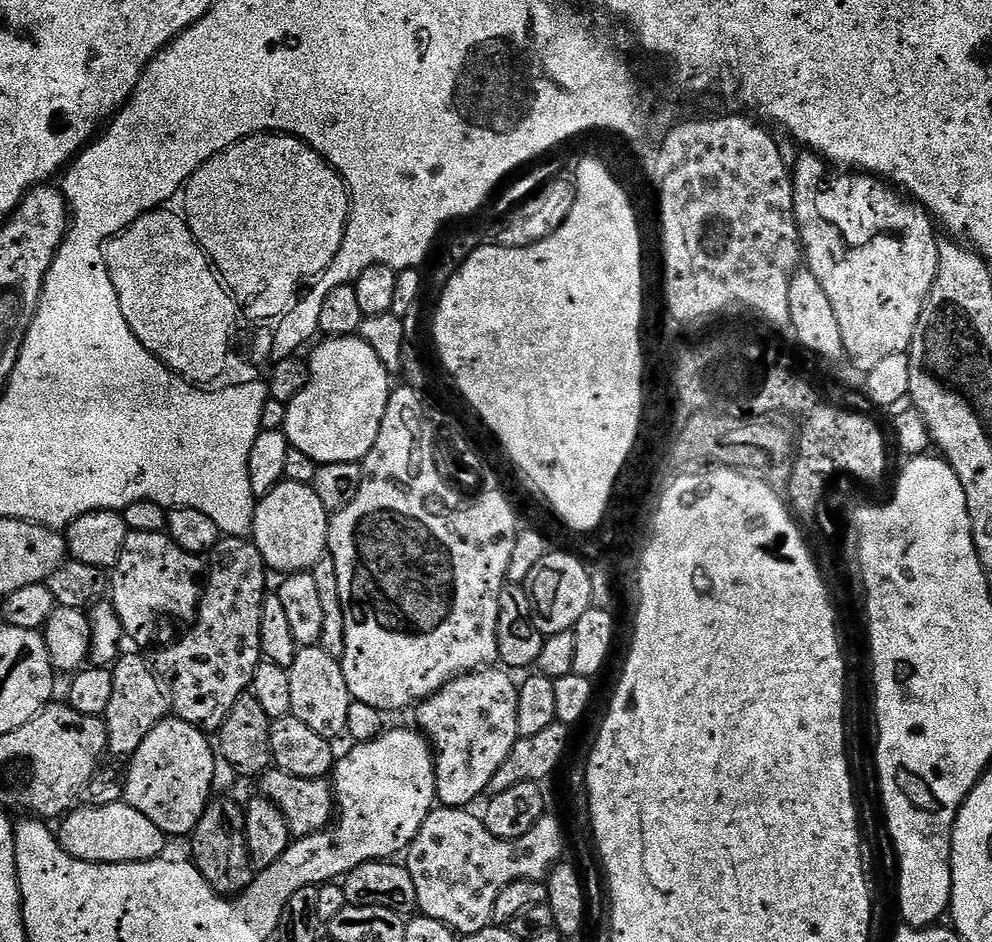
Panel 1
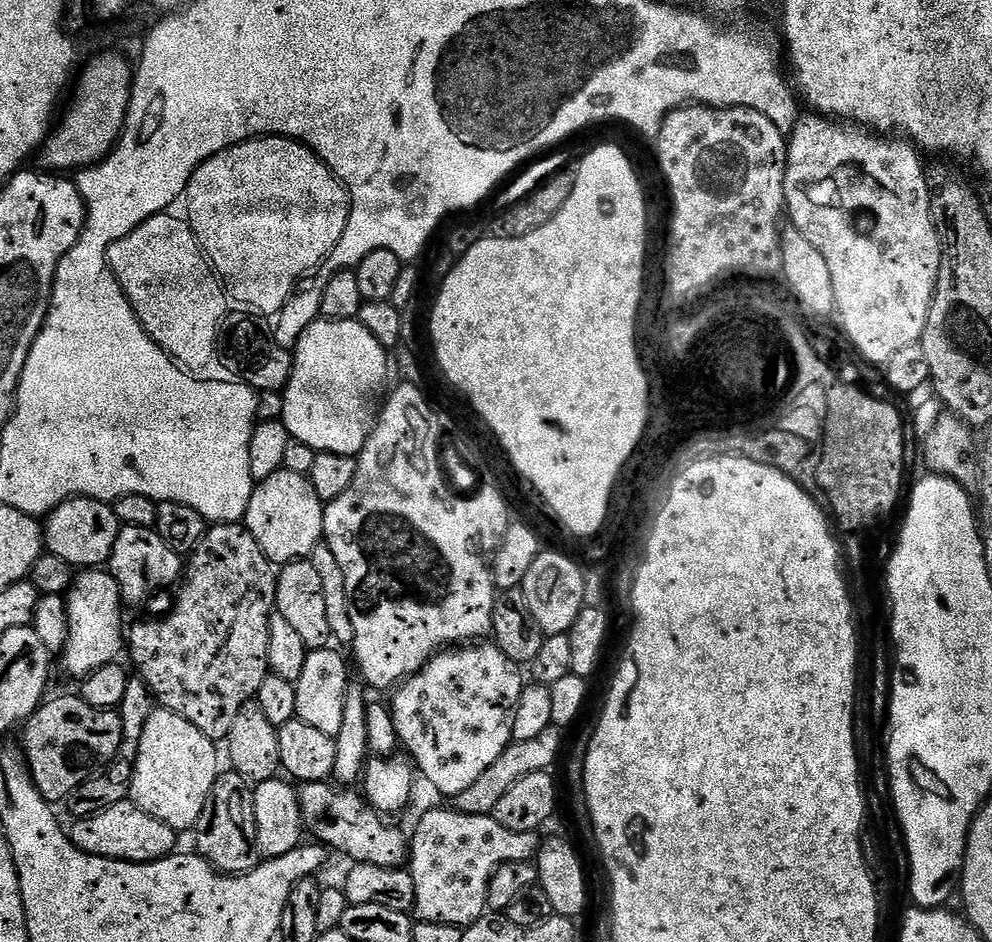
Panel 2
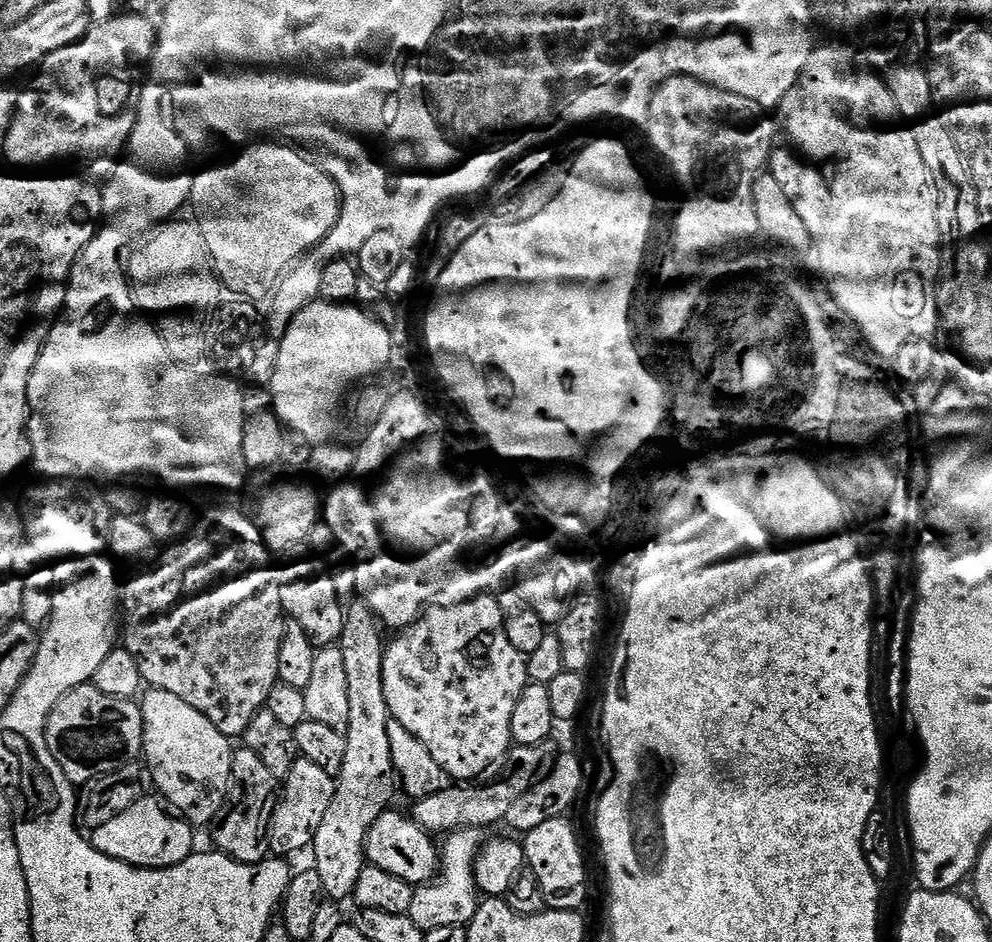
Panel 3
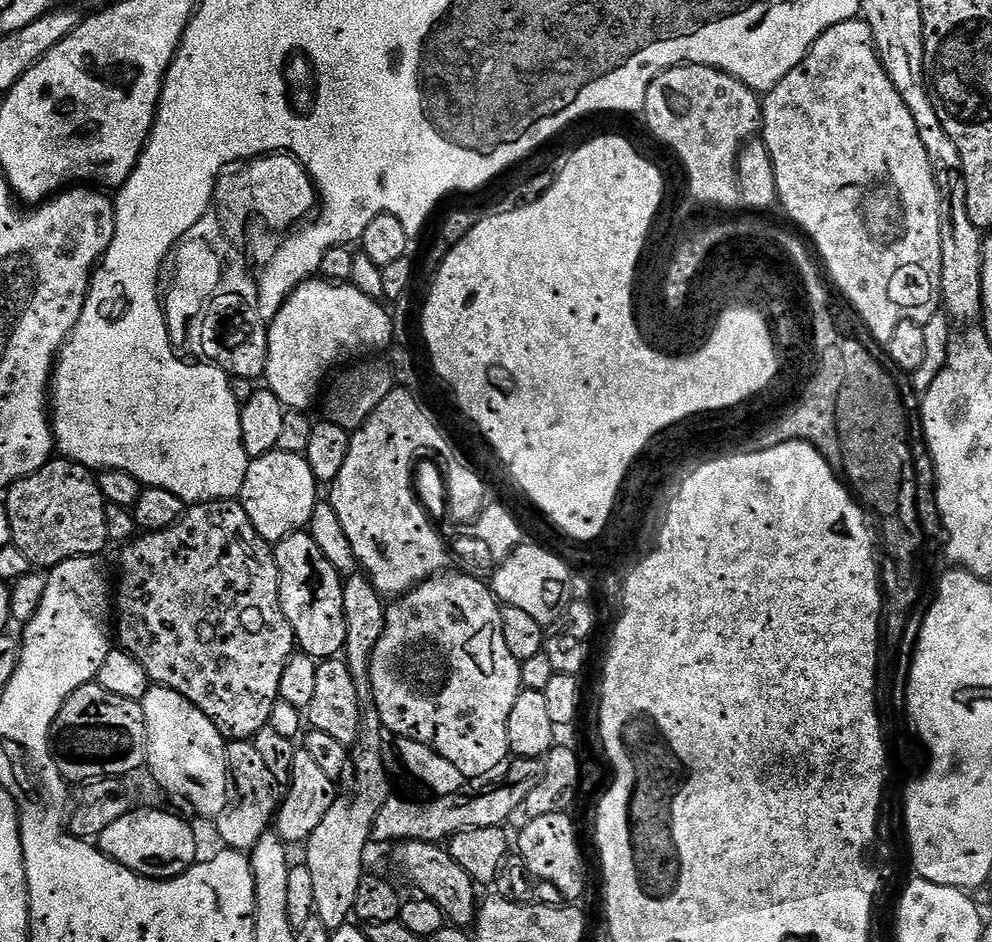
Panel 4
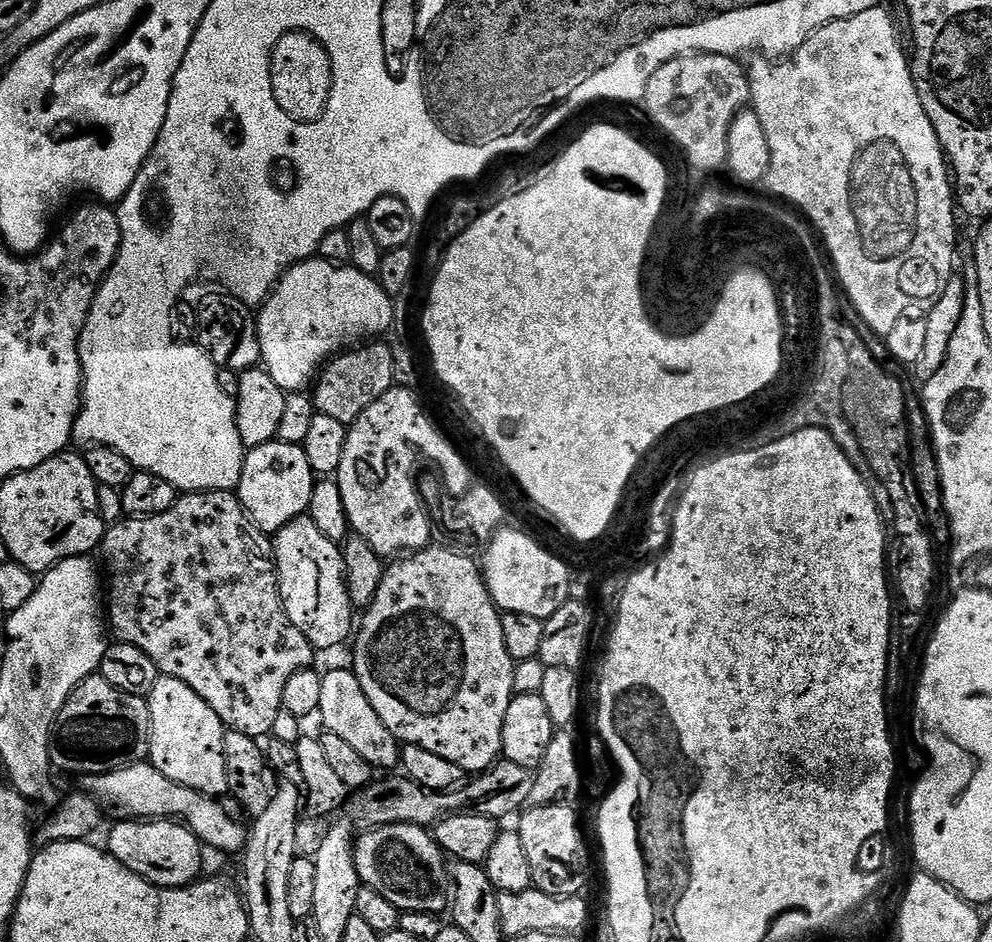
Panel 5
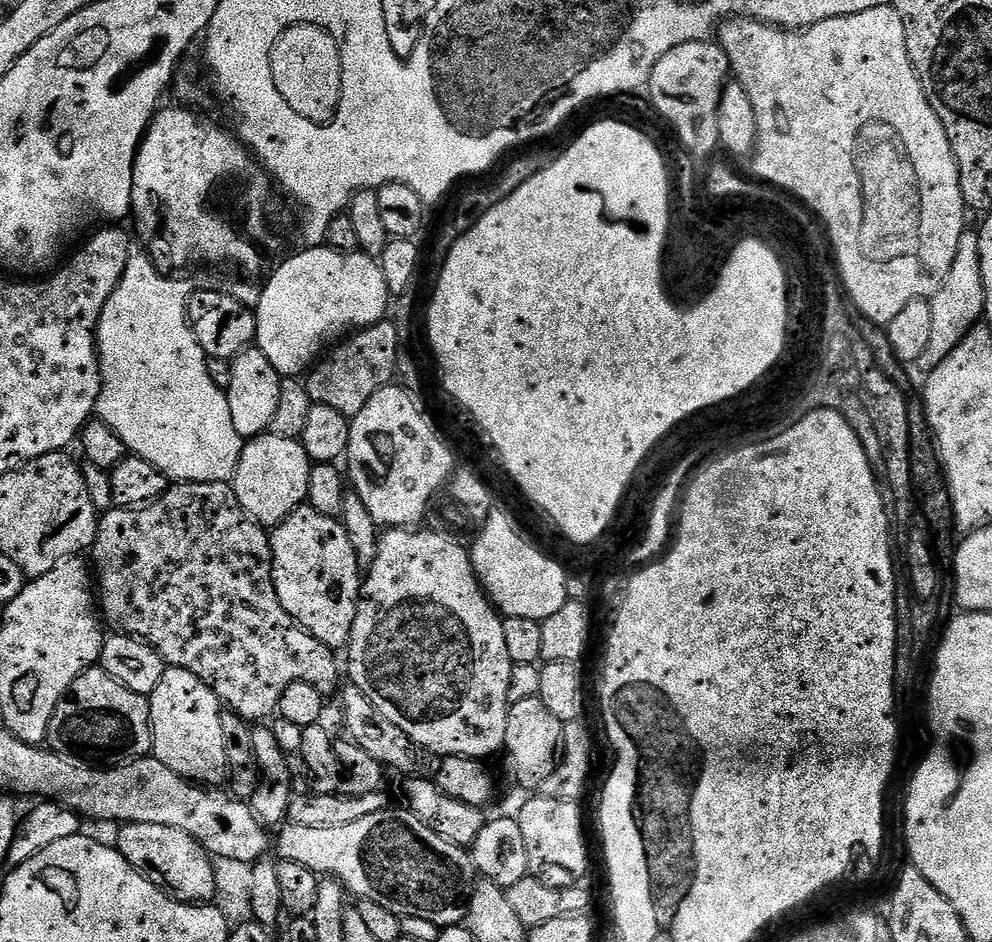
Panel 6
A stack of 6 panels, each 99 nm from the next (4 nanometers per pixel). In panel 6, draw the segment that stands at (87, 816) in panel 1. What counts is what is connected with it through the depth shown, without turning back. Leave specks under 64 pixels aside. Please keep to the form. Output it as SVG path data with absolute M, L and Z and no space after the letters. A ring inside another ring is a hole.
M124 824L114 846L152 884L159 884L183 904L201 905L216 895L213 857L194 837L174 826Z

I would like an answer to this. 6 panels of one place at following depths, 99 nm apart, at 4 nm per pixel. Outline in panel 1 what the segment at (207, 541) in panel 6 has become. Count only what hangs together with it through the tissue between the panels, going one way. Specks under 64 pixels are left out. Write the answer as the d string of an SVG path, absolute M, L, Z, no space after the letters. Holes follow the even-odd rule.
M224 536L210 553L210 567L206 572L204 597L200 599L200 611L194 617L192 629L177 644L164 648L150 663L157 676L164 681L172 698L172 712L179 719L205 734L215 733L226 722L234 702L242 698L252 687L252 679L262 662L260 631L262 630L262 606L269 591L270 569L265 564L258 546L243 536Z

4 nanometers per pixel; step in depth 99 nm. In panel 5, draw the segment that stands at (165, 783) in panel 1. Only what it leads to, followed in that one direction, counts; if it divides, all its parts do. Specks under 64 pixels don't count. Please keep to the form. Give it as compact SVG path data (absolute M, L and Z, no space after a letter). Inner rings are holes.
M157 675L146 699L152 727L152 738L148 741L151 764L166 774L170 782L190 786L190 790L198 790L209 798L223 797L228 792L223 752L226 729L218 714L214 714L214 710L210 710L210 706L206 706L190 686L186 686L186 682L169 676Z

